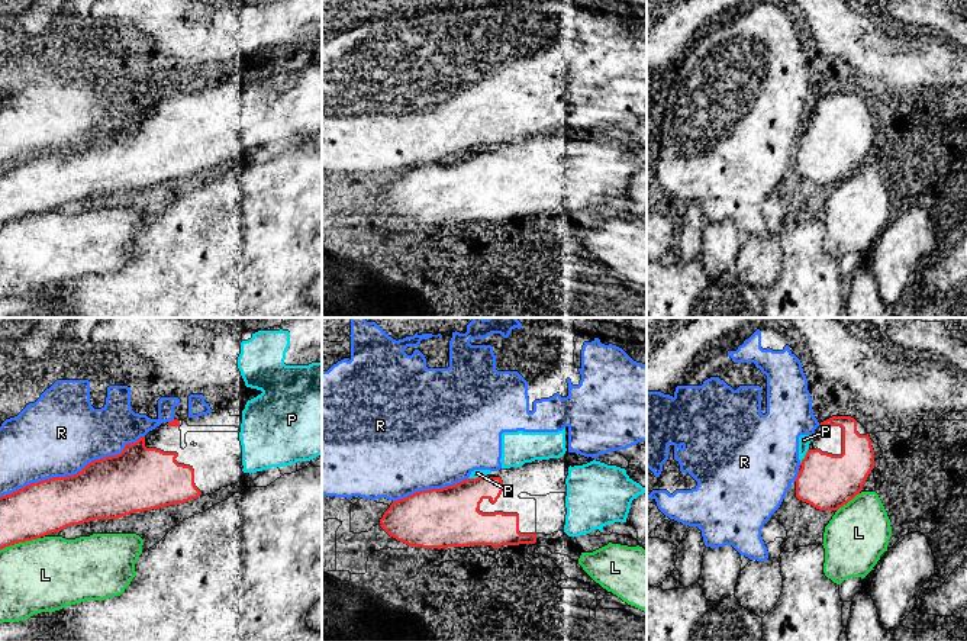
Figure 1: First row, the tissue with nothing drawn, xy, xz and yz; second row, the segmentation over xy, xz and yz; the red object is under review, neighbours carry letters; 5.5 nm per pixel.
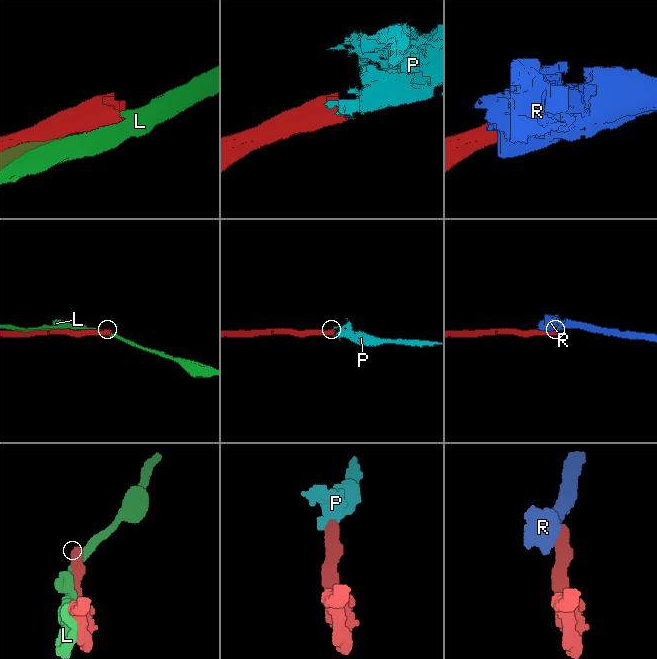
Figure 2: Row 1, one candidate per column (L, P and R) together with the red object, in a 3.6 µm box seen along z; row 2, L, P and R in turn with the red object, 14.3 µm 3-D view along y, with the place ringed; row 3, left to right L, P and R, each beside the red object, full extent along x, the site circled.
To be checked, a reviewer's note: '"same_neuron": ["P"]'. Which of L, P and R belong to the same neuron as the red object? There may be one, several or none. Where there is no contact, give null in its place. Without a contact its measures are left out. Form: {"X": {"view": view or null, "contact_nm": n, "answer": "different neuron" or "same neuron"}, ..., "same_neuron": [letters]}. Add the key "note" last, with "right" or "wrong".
{"L": {"view": "yz", "contact_nm": 170, "answer": "different neuron"}, "P": {"view": "xz", "contact_nm": 80, "answer": "same neuron"}, "R": {"view": "xy", "contact_nm": 850, "answer": "different neuron"}, "same_neuron": ["P"], "note": "right"}

